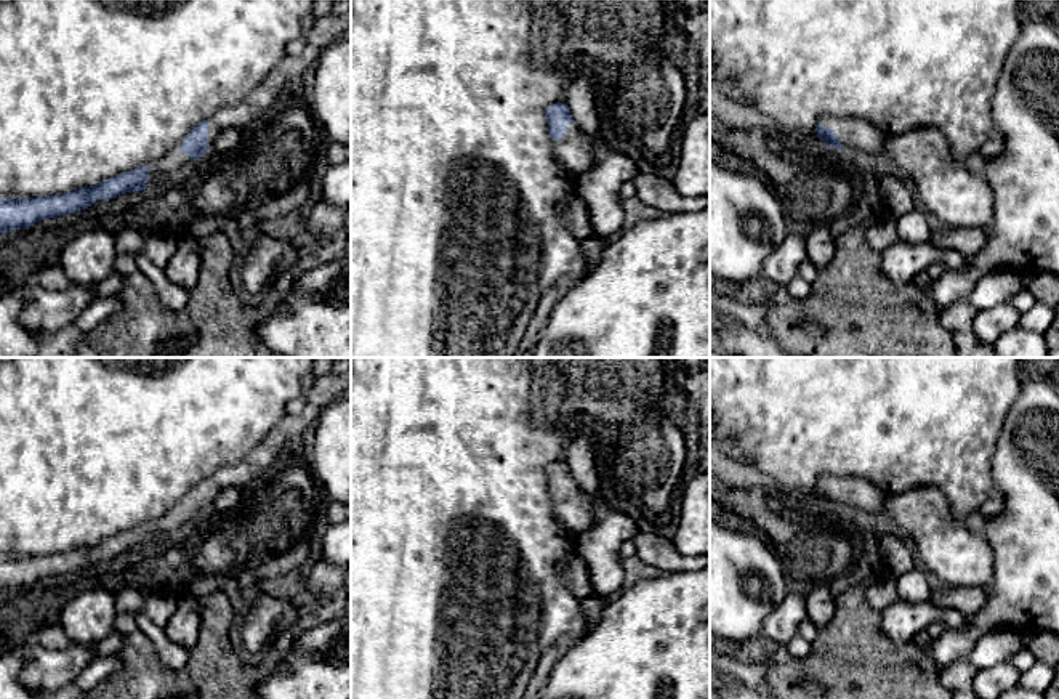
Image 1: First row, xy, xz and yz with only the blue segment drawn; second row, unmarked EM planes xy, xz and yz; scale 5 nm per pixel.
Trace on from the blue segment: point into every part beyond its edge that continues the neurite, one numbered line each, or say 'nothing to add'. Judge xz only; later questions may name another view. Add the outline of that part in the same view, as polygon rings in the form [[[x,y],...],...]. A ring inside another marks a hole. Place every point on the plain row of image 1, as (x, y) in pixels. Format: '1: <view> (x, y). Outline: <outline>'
1: xz (575, 510). Outline: [[[569,481],[566,495],[554,500],[554,516],[572,534],[577,534],[591,526],[596,507],[623,511],[623,507],[604,495],[602,491],[588,495],[582,492],[575,483]]]

